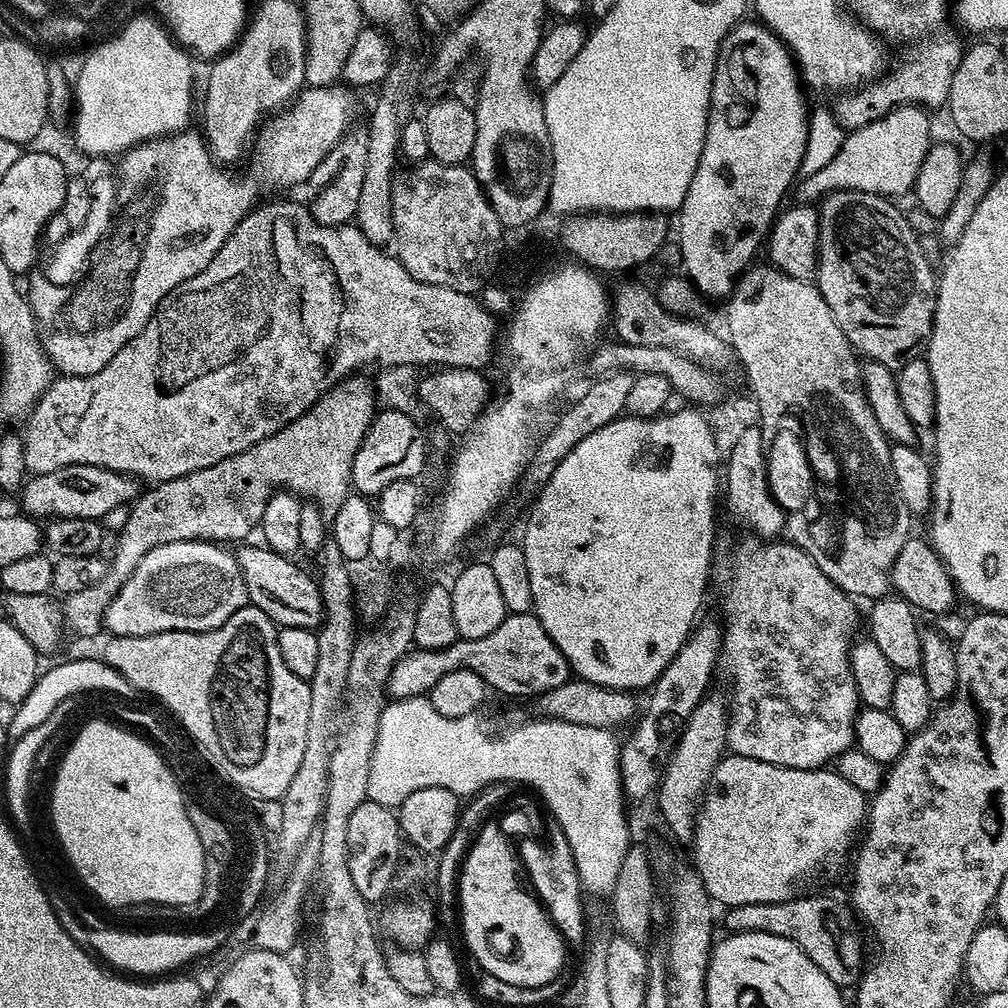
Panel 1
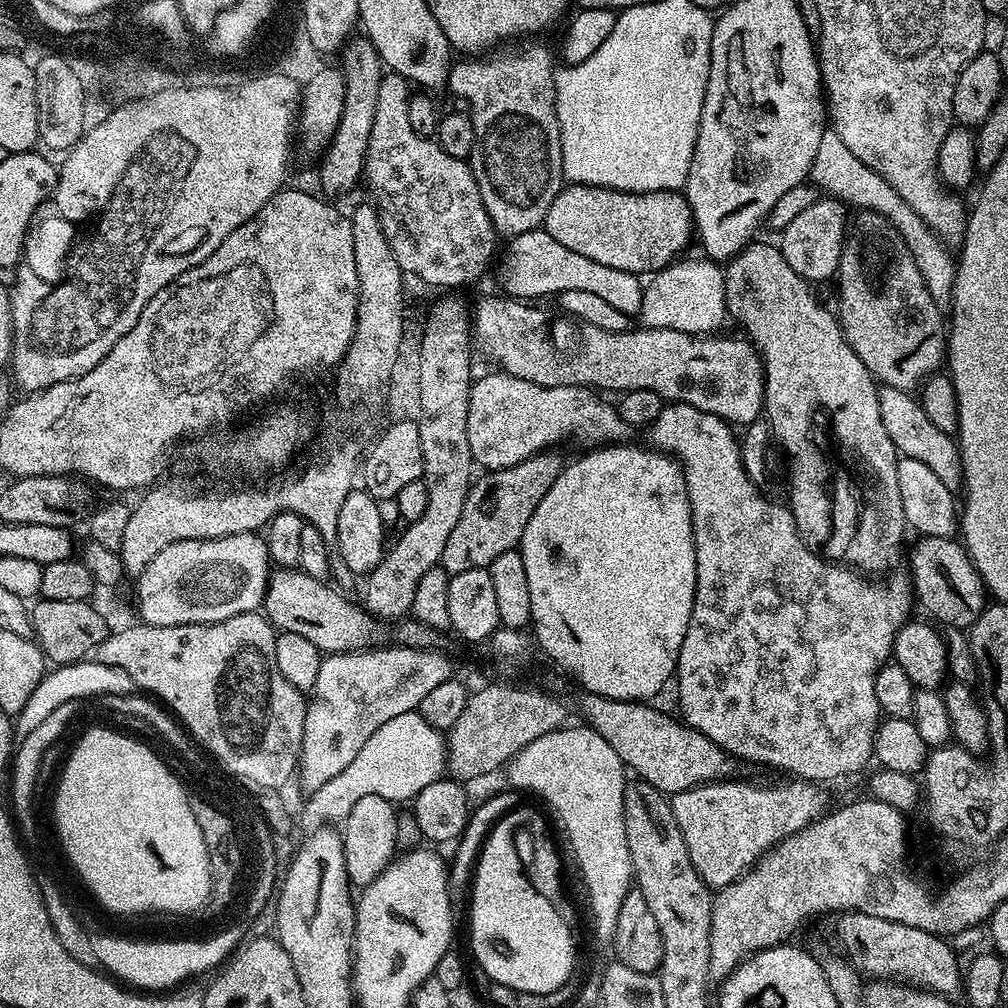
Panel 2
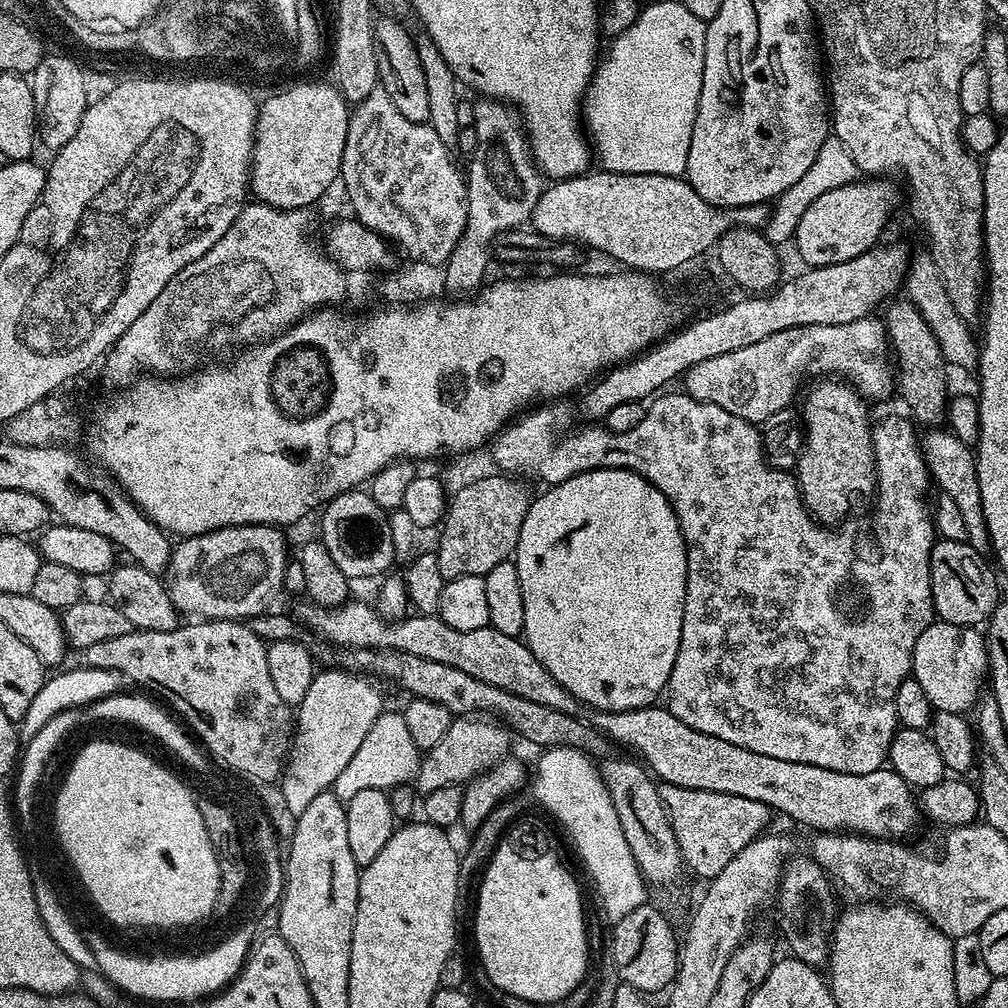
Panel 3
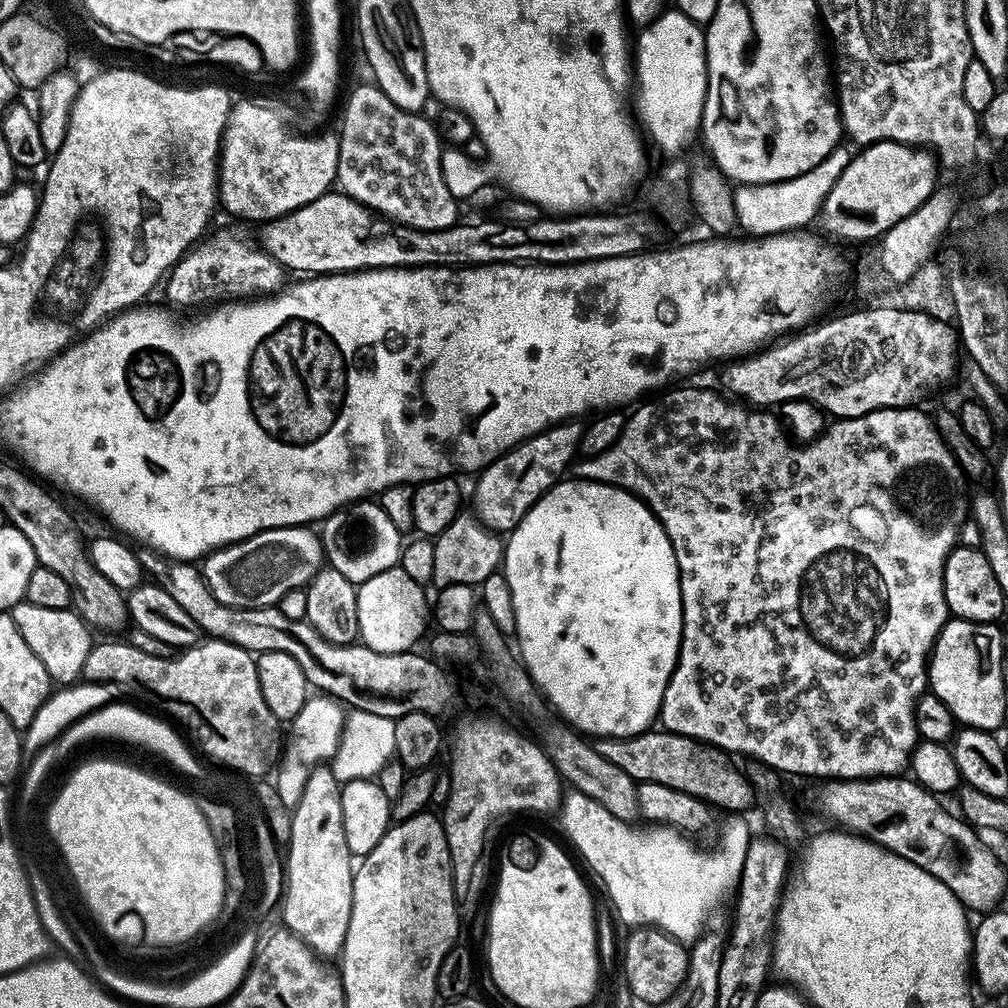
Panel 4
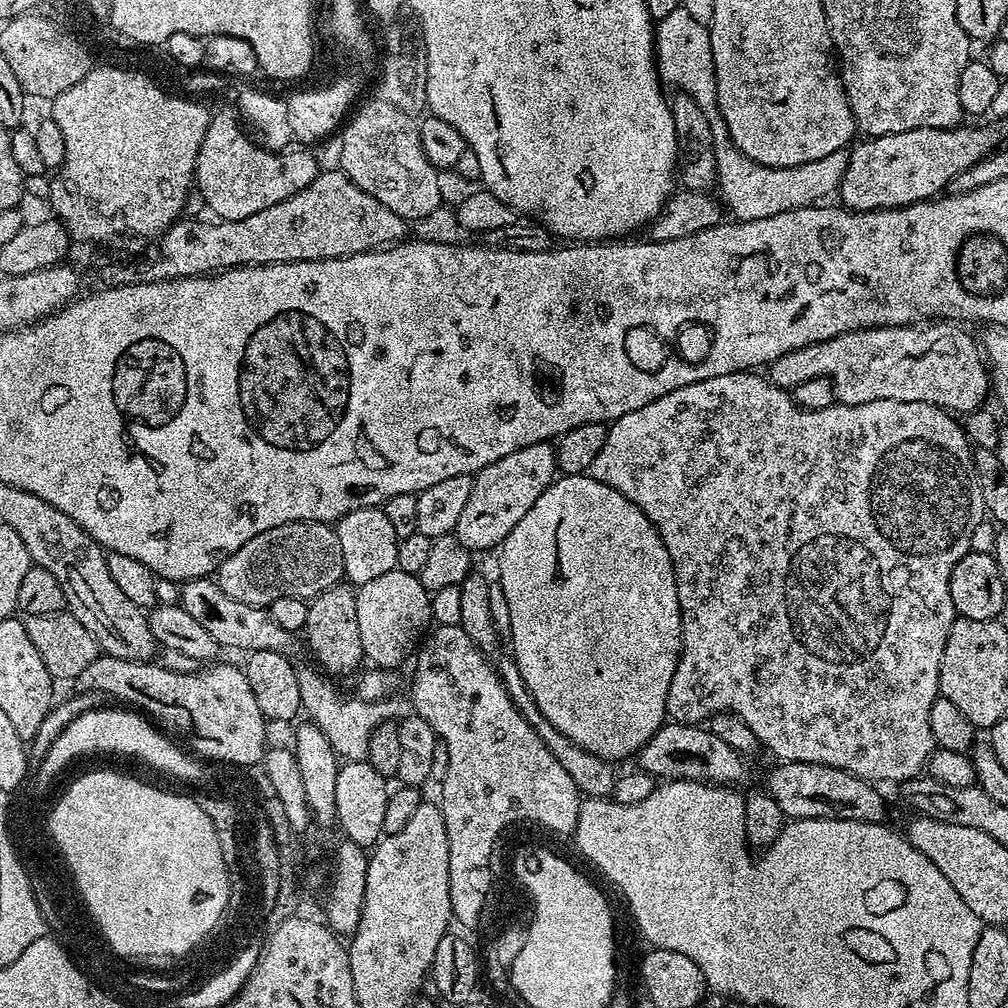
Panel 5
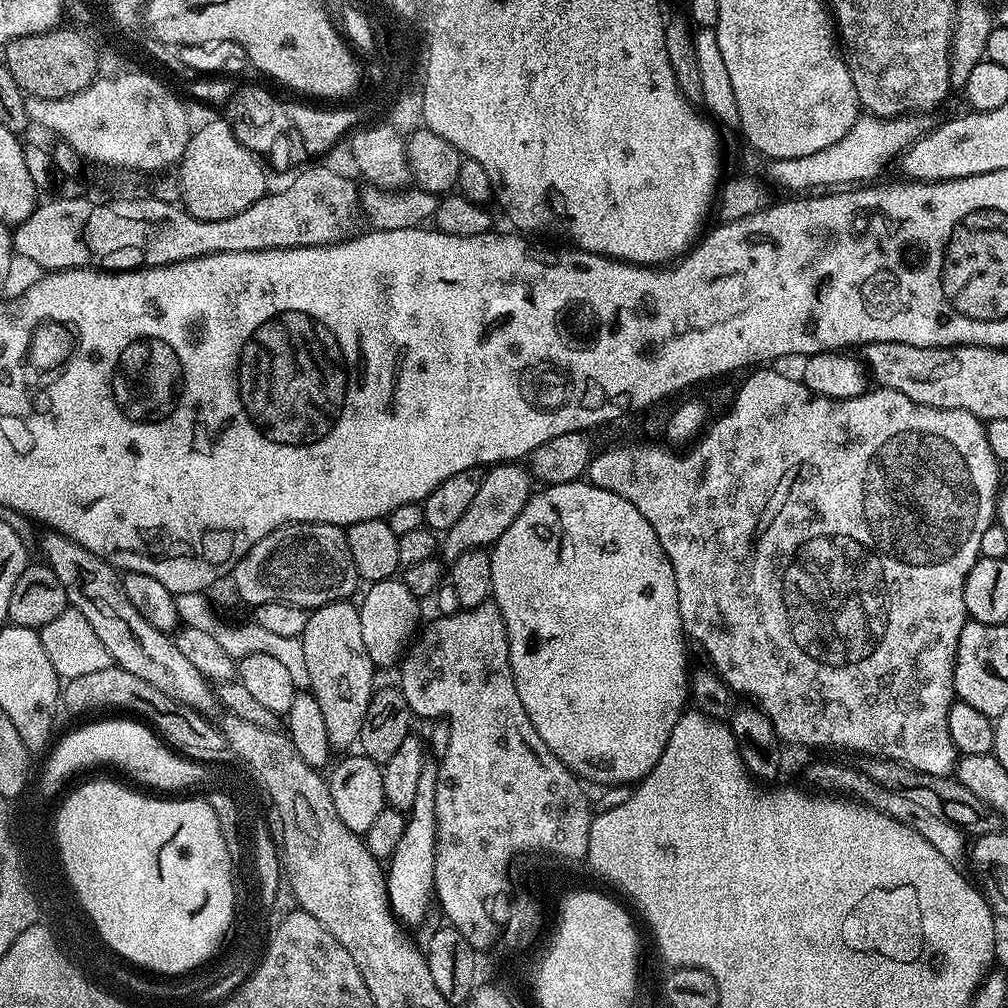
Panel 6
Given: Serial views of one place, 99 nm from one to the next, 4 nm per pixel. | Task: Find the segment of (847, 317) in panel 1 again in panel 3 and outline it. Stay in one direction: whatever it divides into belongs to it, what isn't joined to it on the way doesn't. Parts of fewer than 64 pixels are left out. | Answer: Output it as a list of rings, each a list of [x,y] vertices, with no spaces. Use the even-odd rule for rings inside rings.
[[[896,298],[887,308],[888,313],[883,313],[882,319],[888,334],[888,343],[894,353],[894,384],[898,389],[898,396],[900,392],[905,406],[908,407],[907,415],[917,425],[928,424],[924,426],[932,430],[939,429],[948,414],[950,368],[938,346],[938,338],[934,338],[930,326],[926,324],[926,318],[922,318],[911,300]]]

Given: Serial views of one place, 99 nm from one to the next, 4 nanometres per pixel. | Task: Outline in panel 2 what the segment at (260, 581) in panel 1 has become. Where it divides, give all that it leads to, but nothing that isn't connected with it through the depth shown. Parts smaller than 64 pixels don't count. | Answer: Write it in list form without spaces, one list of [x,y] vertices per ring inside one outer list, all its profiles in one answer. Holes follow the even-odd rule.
[[[282,568],[273,571],[268,577],[262,612],[273,628],[280,632],[299,634],[301,638],[314,642],[314,646],[318,646],[322,654],[371,649],[379,641],[376,639],[380,636],[381,625],[367,608],[357,601],[356,605],[344,596],[347,595],[338,591],[331,583],[312,578],[295,568]]]

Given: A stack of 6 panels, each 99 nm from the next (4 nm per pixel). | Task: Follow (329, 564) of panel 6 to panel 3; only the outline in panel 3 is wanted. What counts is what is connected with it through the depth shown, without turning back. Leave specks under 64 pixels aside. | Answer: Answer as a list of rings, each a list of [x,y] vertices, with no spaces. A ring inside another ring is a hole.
[[[243,524],[242,526],[234,526],[233,528],[219,528],[213,532],[207,532],[201,536],[189,536],[181,539],[179,543],[172,549],[172,563],[166,572],[166,589],[174,602],[174,606],[181,613],[189,612],[189,617],[203,618],[204,620],[239,620],[241,622],[247,621],[249,618],[259,616],[267,613],[268,608],[272,604],[272,599],[276,595],[281,595],[284,587],[284,575],[288,569],[290,563],[290,557],[288,557],[288,544],[284,541],[284,536],[279,527],[271,524]]]

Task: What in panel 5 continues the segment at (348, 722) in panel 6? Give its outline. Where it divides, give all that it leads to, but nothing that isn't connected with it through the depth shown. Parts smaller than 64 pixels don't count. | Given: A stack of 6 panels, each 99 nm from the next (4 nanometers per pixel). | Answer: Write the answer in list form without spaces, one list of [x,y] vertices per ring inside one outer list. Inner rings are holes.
[[[339,584],[315,597],[309,603],[303,633],[309,648],[319,662],[317,665],[327,675],[344,676],[350,673],[353,675],[359,669],[359,662],[364,658],[355,589],[348,584]]]

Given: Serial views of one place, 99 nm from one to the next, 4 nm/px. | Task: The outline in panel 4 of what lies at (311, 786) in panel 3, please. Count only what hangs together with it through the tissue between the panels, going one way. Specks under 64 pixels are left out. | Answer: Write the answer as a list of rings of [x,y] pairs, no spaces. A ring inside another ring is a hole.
[[[327,694],[309,695],[307,702],[298,710],[298,714],[290,722],[282,751],[275,769],[274,785],[279,803],[291,810],[302,798],[302,790],[306,790],[306,780],[316,768],[327,765],[335,757],[344,733],[346,708],[341,701]]]

